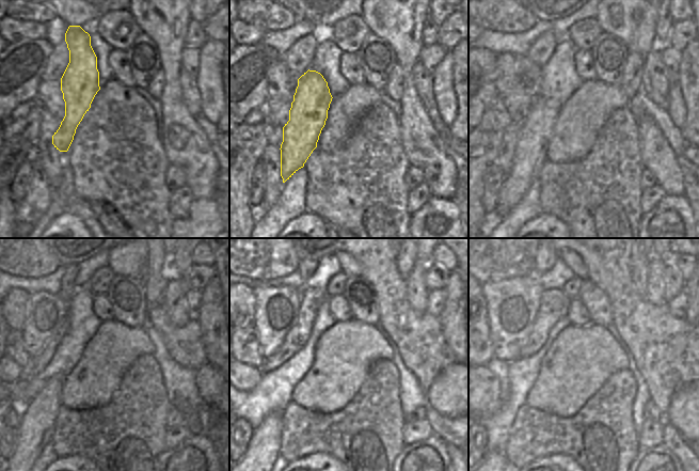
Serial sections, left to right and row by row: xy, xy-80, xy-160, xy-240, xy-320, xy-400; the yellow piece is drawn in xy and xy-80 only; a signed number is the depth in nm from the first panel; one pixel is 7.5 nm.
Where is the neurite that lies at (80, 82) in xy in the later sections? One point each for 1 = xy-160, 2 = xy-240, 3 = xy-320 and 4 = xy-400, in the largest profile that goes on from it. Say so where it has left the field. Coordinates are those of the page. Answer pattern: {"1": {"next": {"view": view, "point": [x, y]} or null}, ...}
{"1": {"next": {"view": "xy-160", "point": [530, 151]}}, "2": {"next": {"view": "xy-240", "point": [36, 426]}}, "3": {"next": {"view": "xy-320", "point": [265, 444]}}, "4": {"next": {"view": "xy-400", "point": [491, 455]}}}

